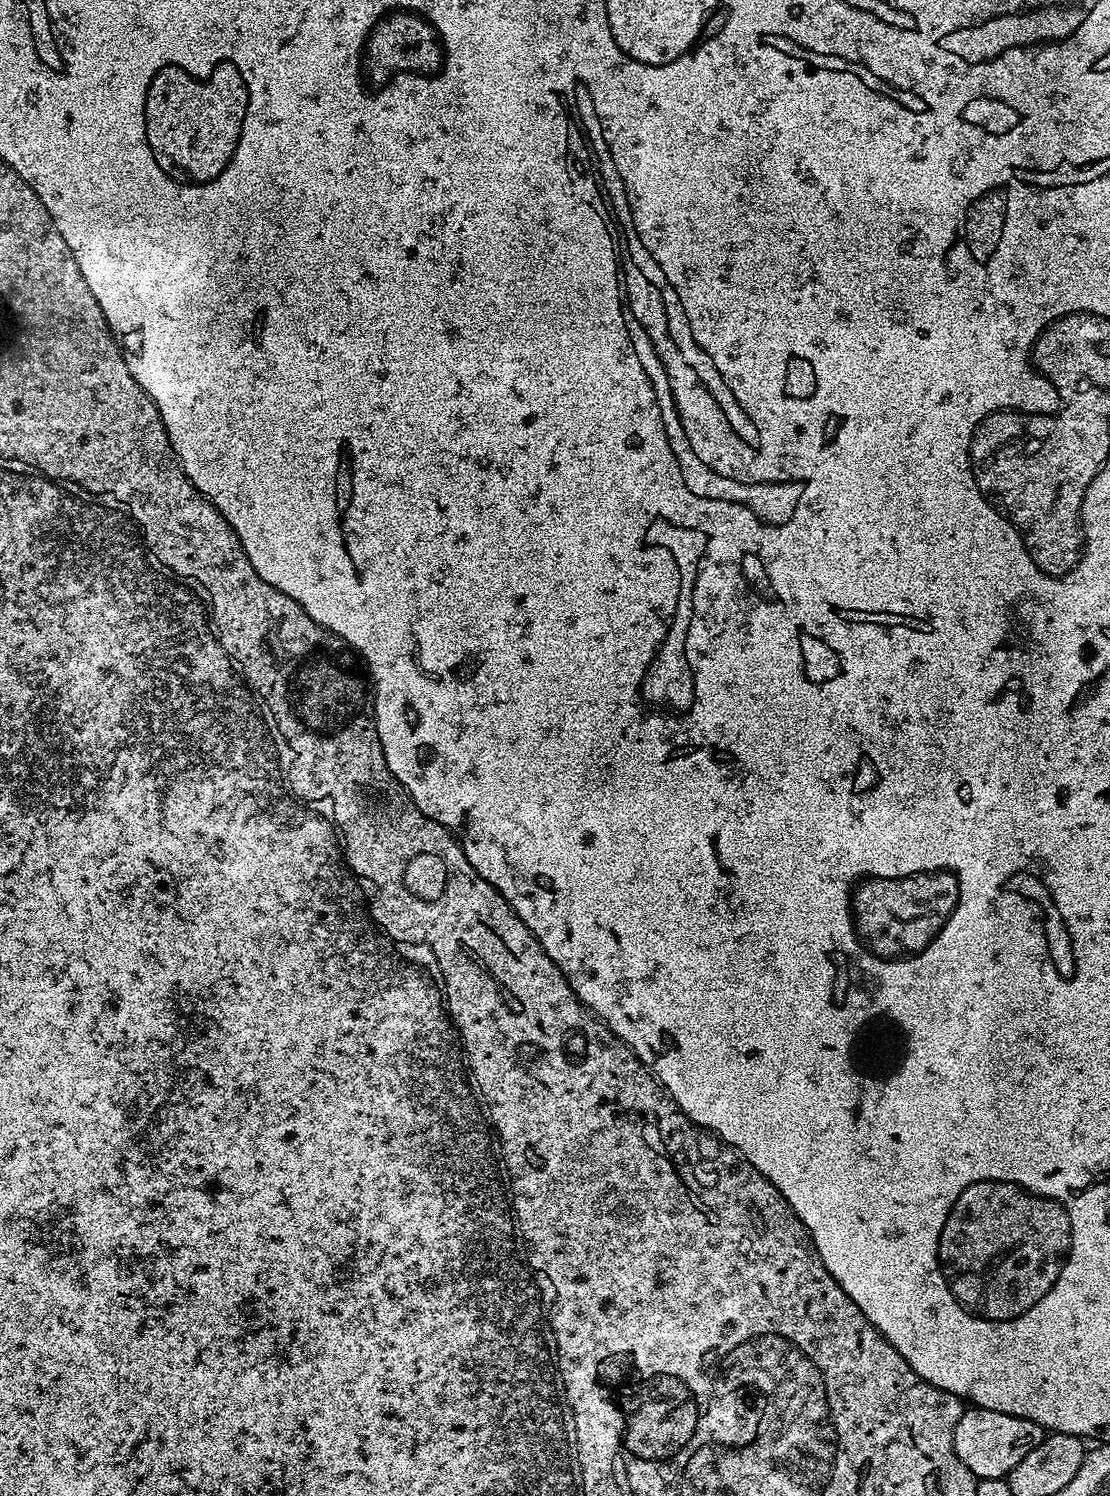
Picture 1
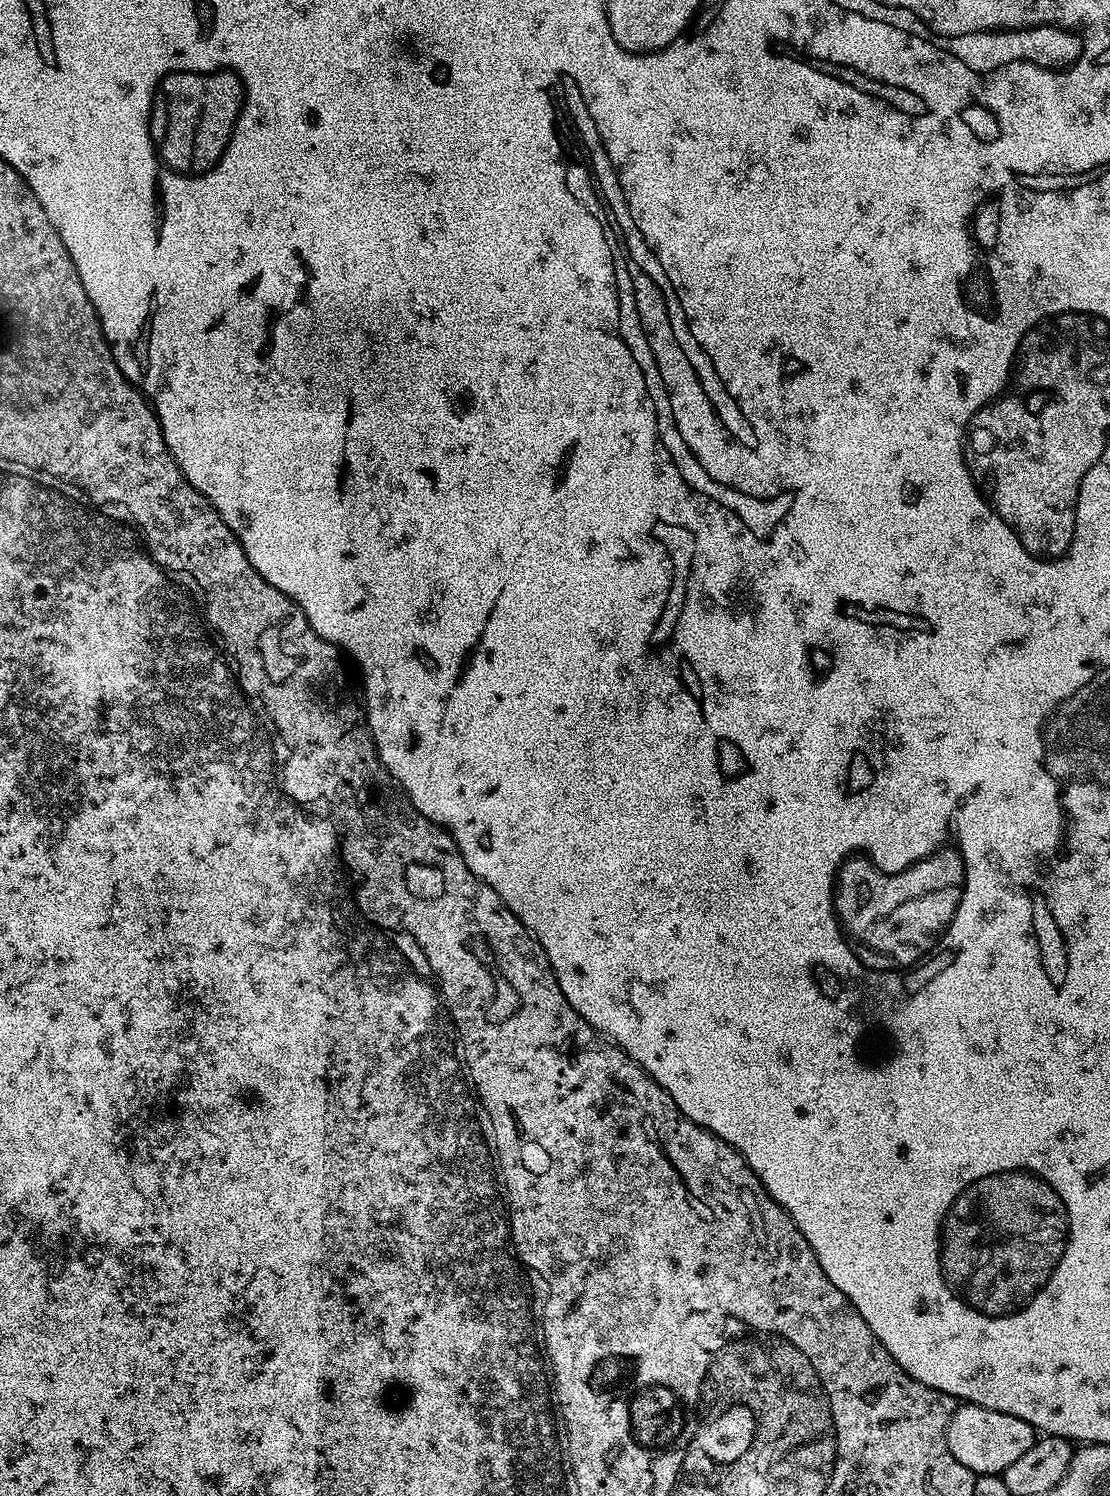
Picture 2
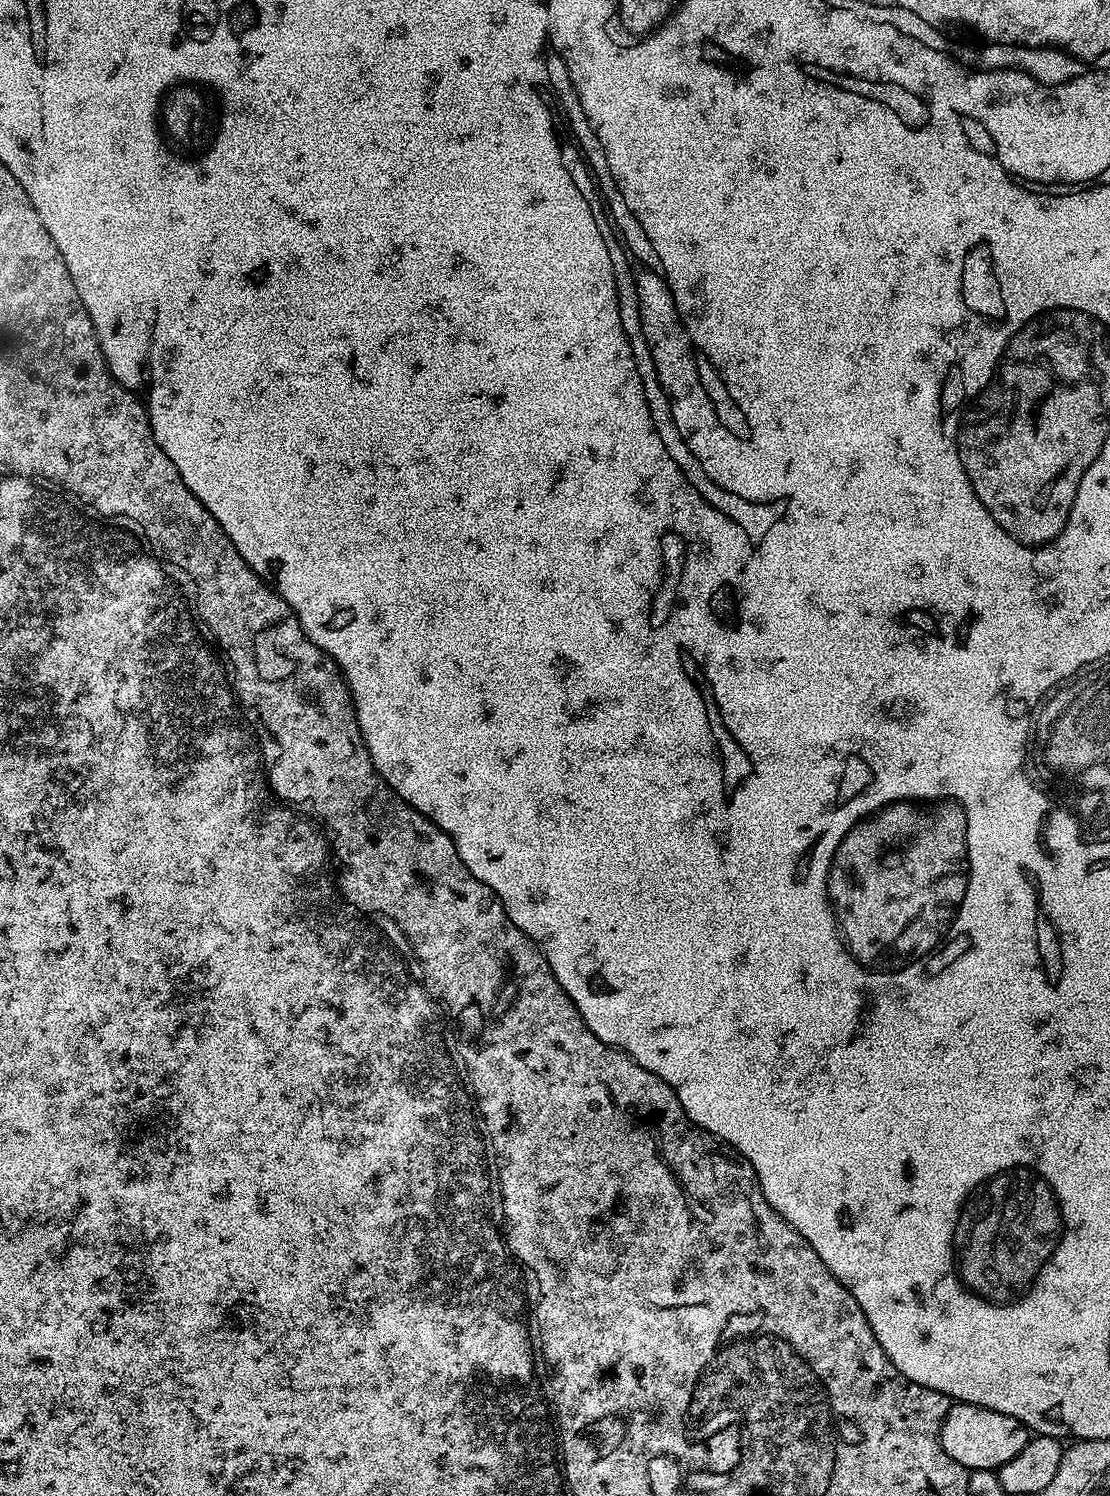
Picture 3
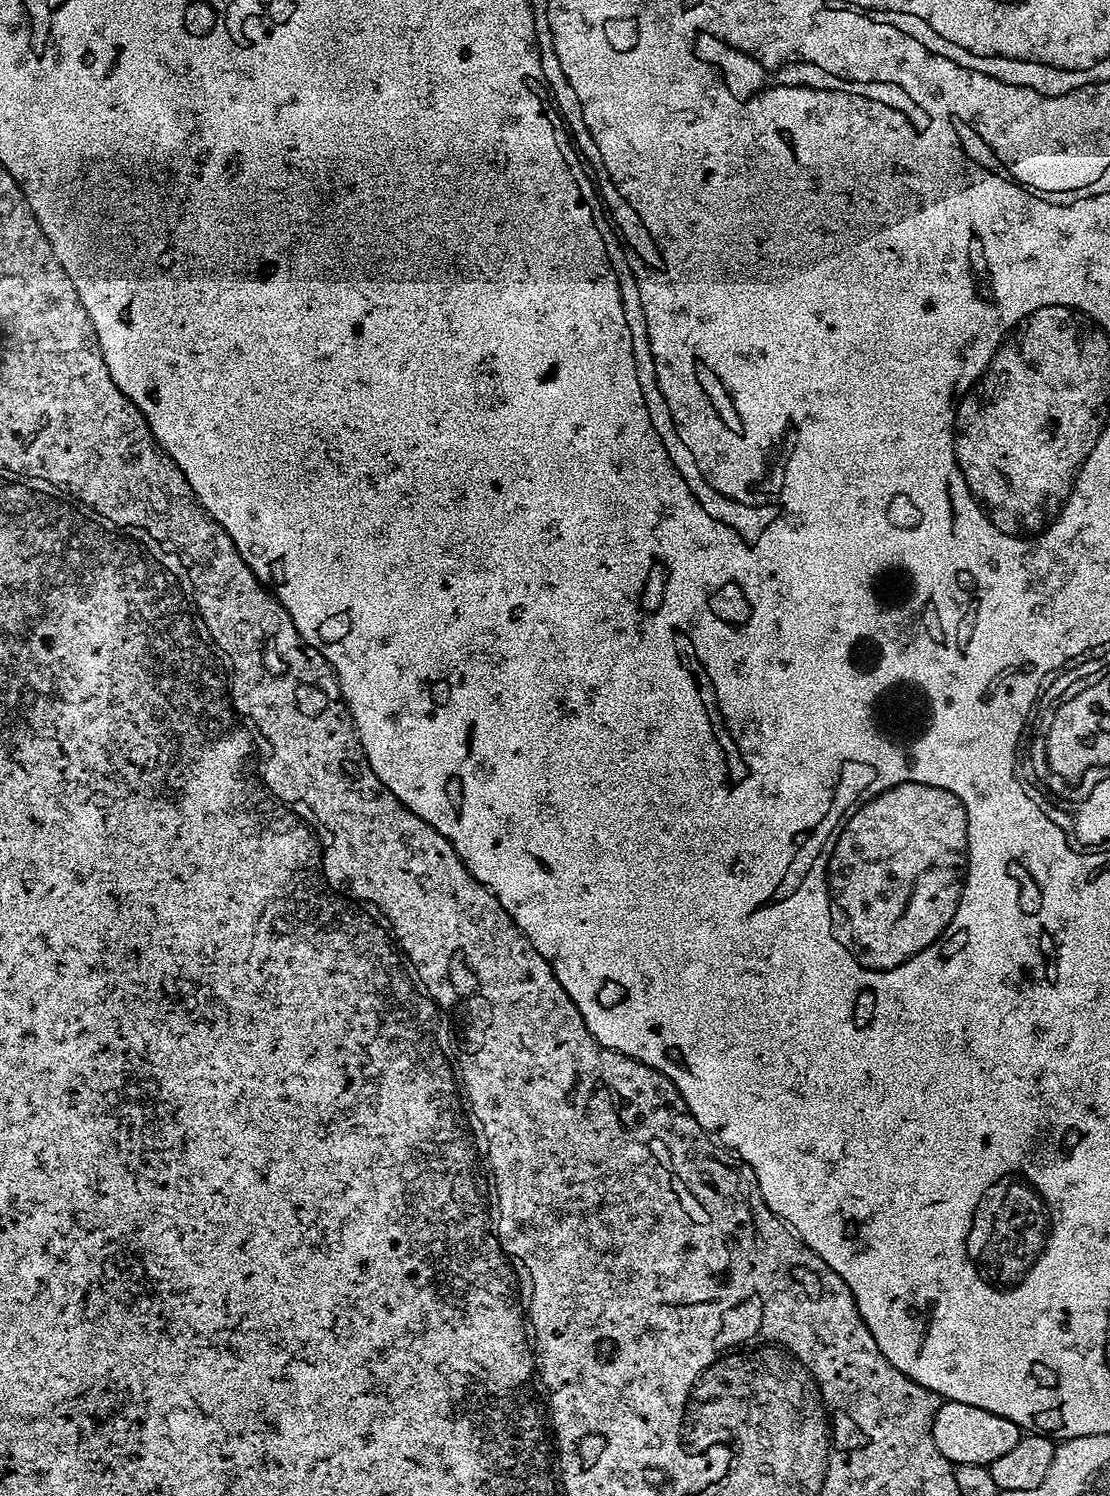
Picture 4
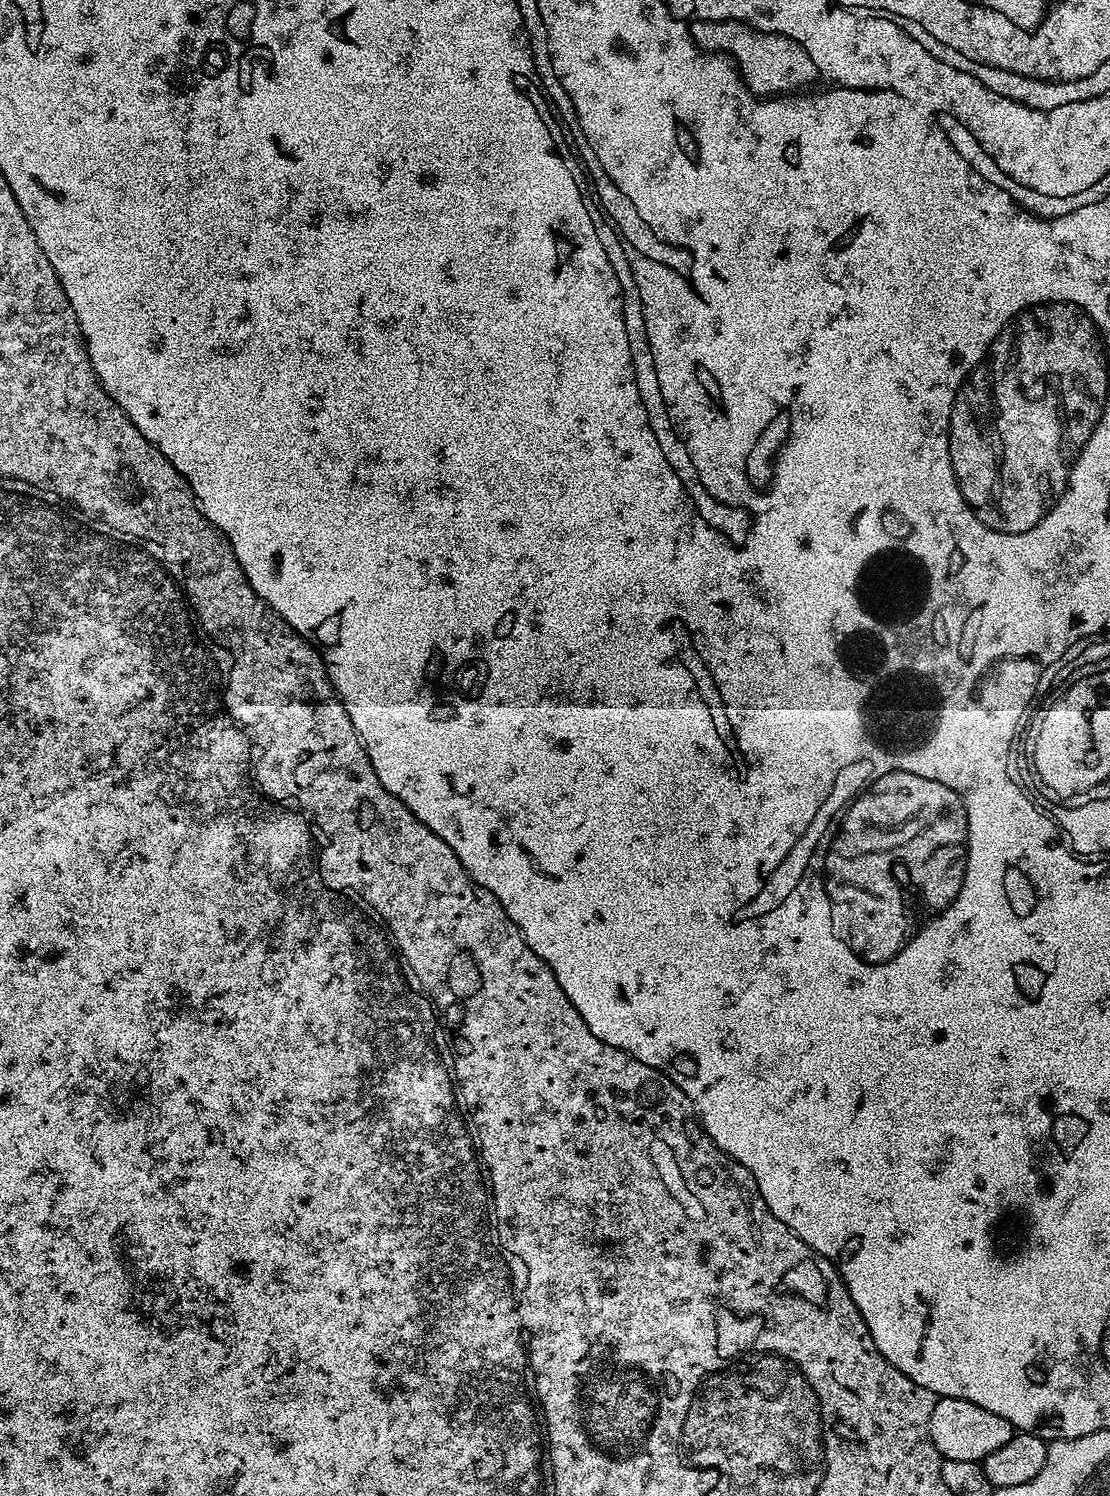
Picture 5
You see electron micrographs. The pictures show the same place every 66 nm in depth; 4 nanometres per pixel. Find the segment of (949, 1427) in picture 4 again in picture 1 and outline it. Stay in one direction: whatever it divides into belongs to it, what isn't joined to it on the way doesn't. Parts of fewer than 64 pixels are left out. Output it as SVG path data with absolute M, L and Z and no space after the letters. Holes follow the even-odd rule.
M972 1406L958 1418L958 1426L954 1426L954 1450L977 1480L1003 1480L1034 1446L1043 1442L1045 1435L1045 1428L1033 1420Z

